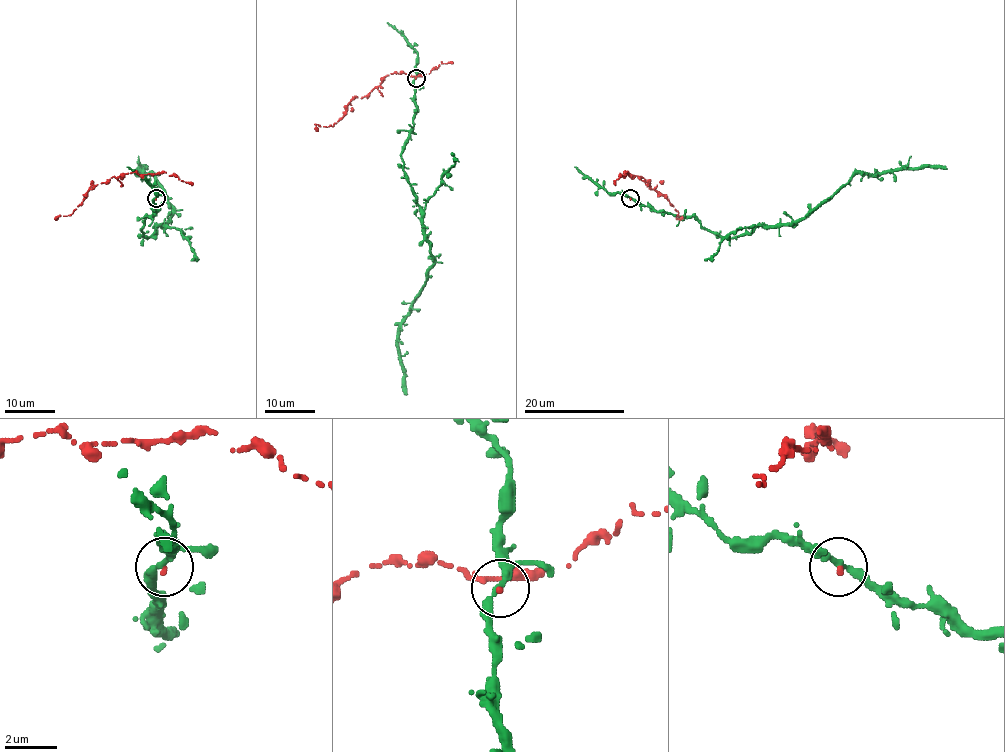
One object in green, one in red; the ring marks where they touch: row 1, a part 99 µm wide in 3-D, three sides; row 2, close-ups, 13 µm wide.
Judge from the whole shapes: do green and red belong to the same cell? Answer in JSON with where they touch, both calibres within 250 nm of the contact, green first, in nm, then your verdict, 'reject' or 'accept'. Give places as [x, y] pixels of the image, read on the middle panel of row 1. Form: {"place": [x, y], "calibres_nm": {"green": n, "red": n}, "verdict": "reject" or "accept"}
{"place": [416, 78], "calibres_nm": {"green": 280, "red": 140}, "verdict": "accept"}

